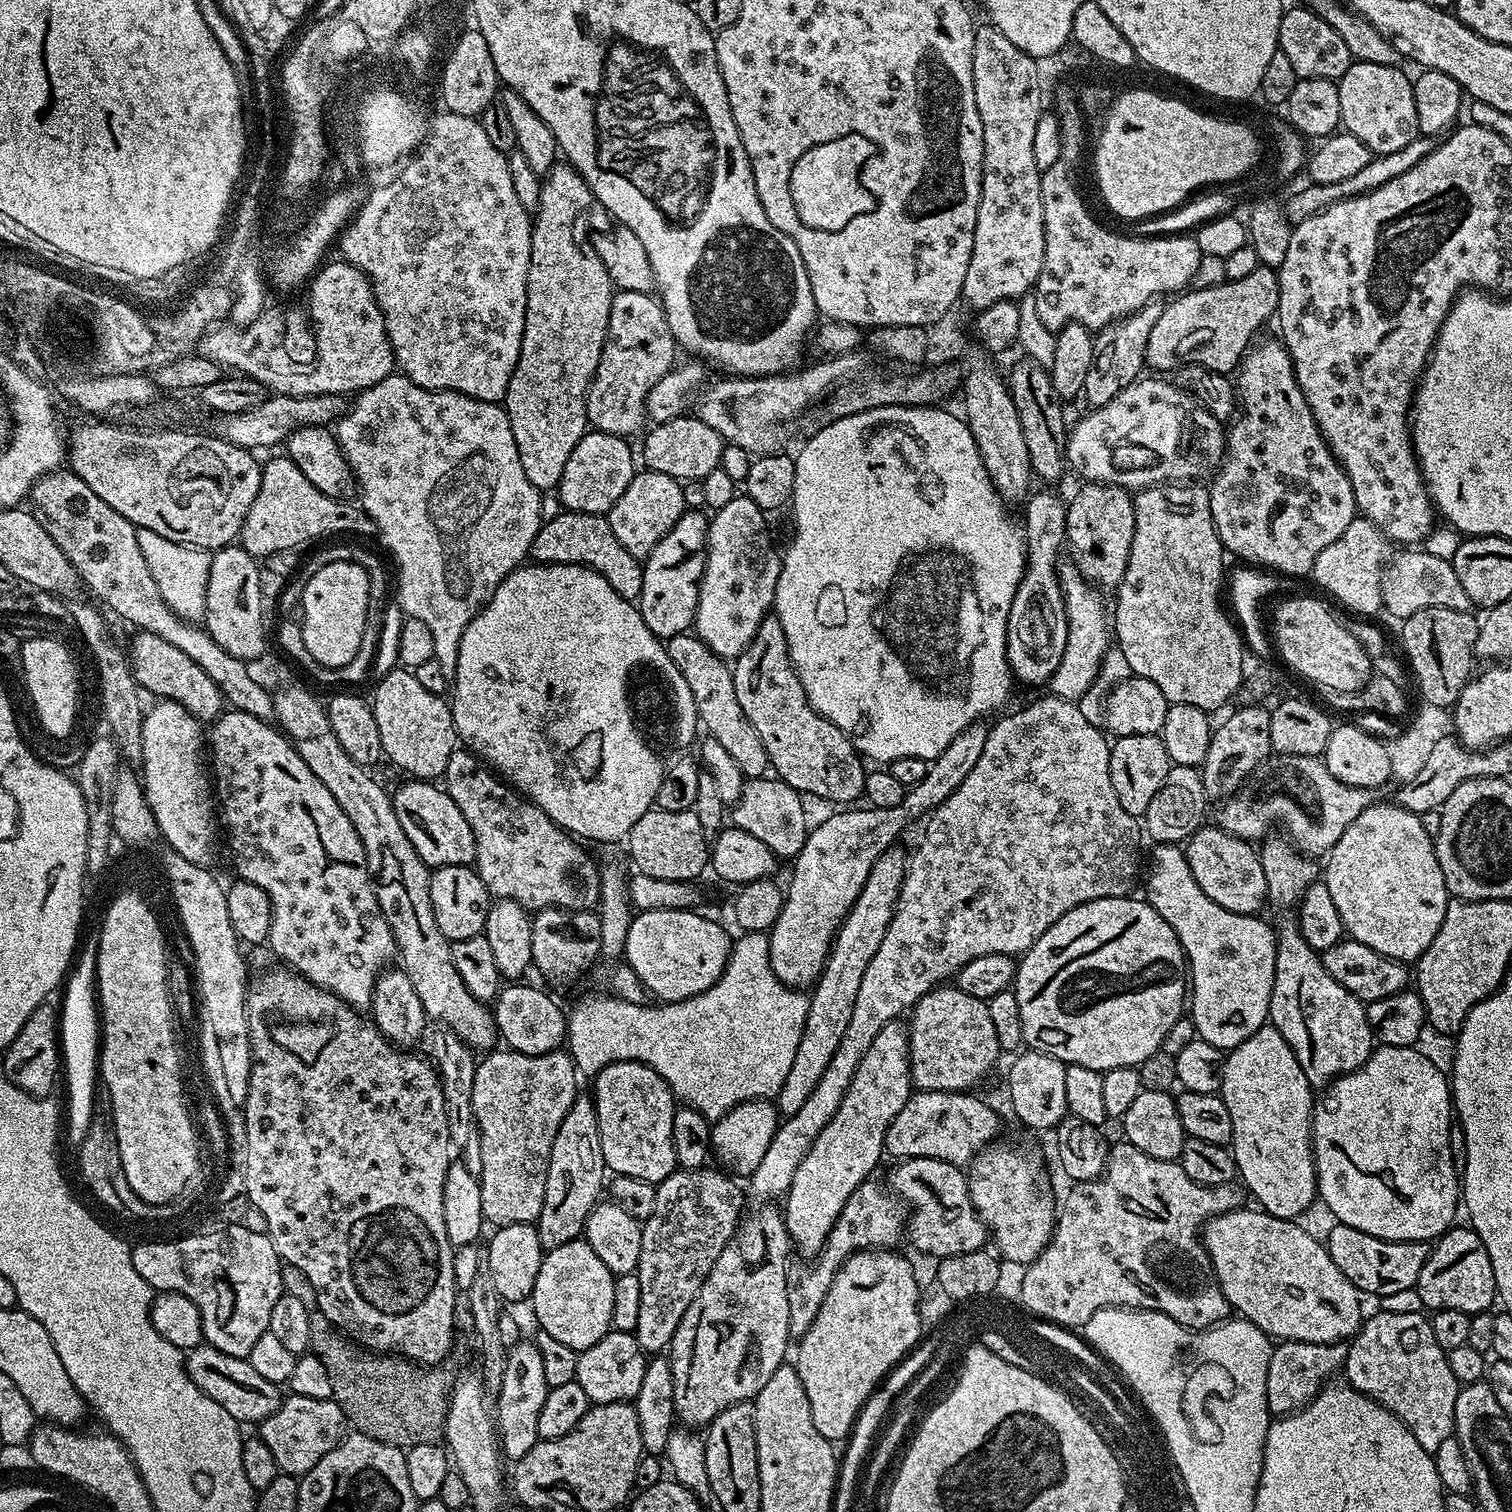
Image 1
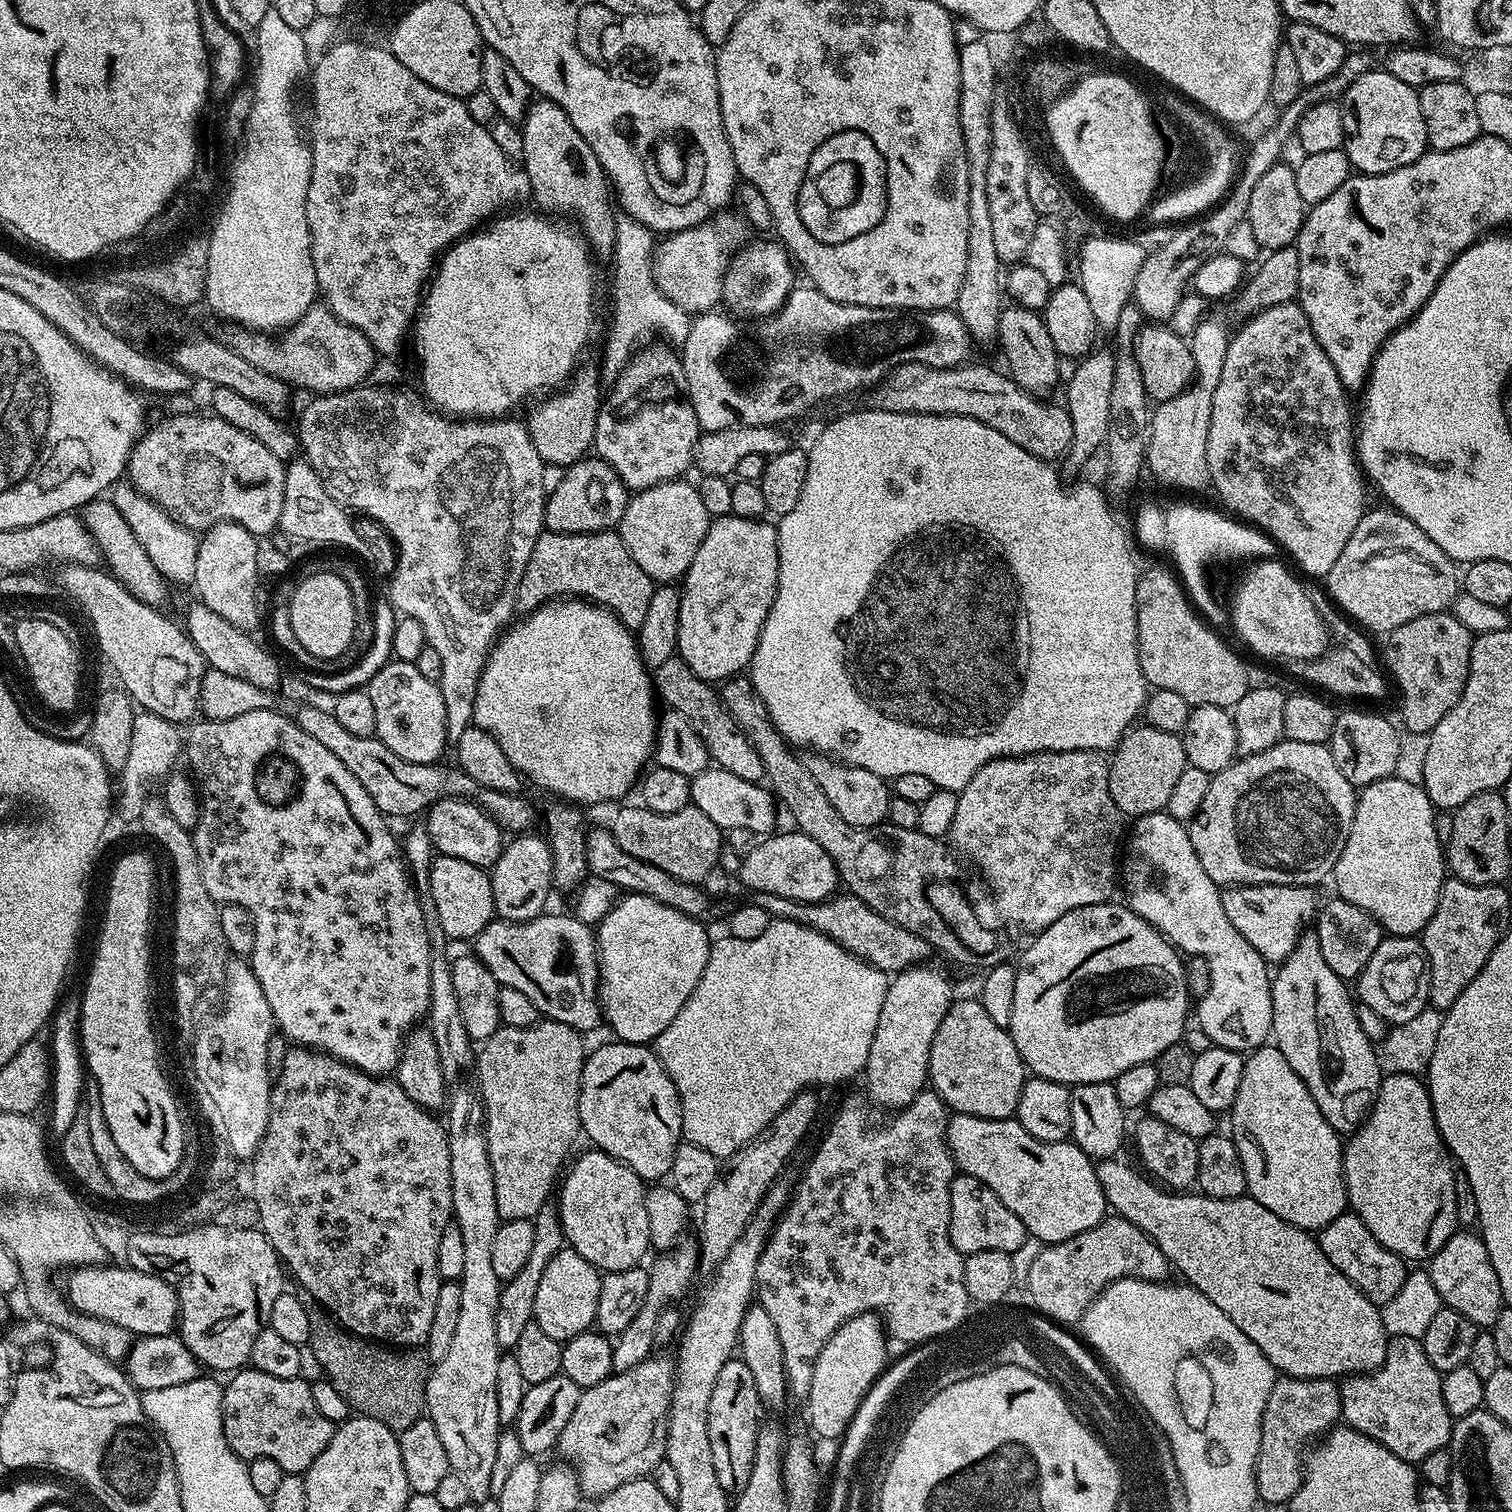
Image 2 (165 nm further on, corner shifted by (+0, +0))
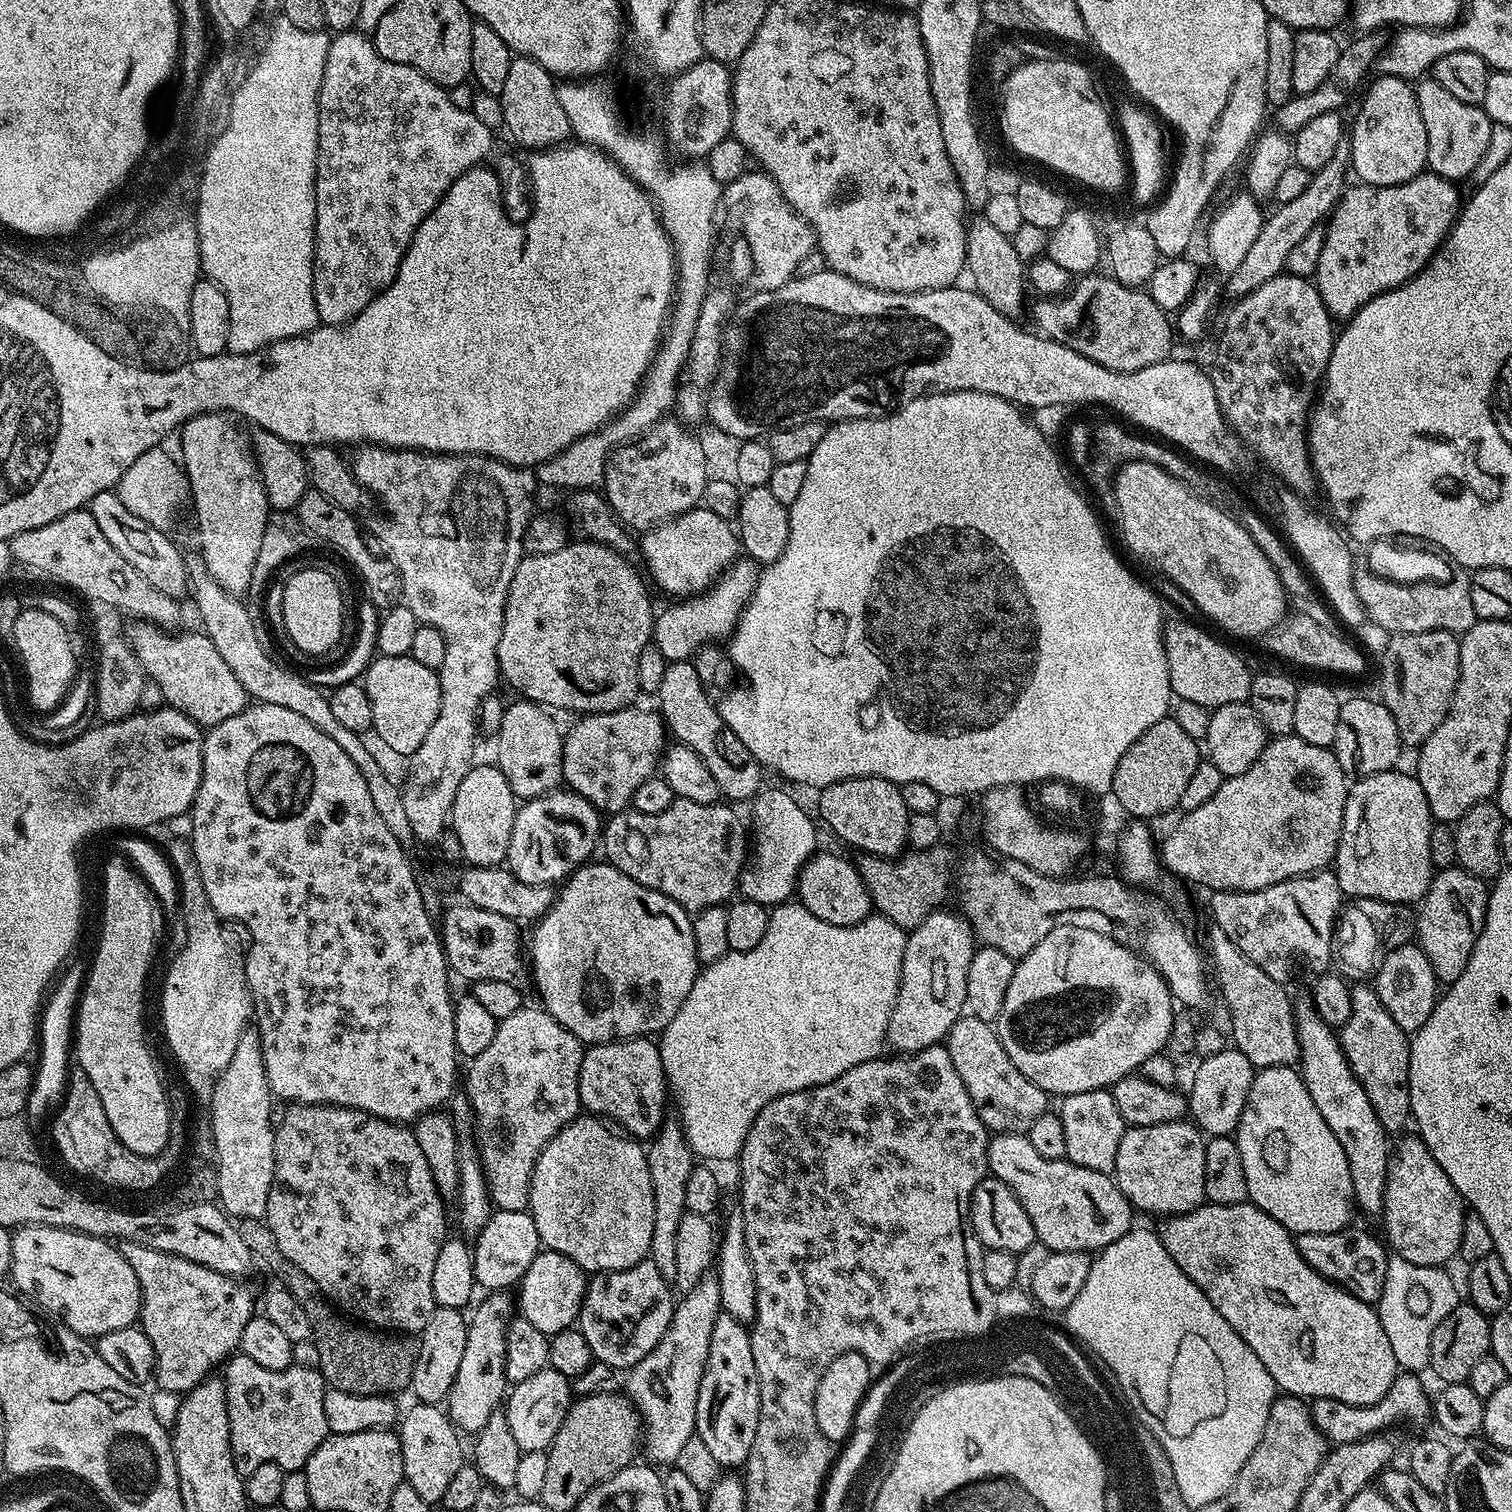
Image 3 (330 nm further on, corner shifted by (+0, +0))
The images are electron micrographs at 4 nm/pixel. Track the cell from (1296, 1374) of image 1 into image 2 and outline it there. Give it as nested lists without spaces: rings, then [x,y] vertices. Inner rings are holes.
[[[1286,1375],[1276,1379],[1270,1390],[1270,1398],[1266,1398],[1266,1410],[1262,1414],[1262,1442],[1258,1446],[1256,1459],[1256,1494],[1263,1503],[1265,1500],[1268,1504],[1287,1505],[1291,1501],[1292,1495],[1304,1481],[1304,1443],[1311,1436],[1319,1437],[1337,1427],[1340,1419],[1340,1386],[1335,1379],[1298,1380]]]

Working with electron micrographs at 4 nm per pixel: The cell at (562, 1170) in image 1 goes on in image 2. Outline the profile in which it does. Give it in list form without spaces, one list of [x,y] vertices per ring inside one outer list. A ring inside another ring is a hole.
[[[546,1206],[538,1210],[538,1214],[532,1220],[534,1226],[534,1247],[530,1249],[530,1258],[514,1278],[510,1278],[500,1289],[500,1301],[497,1306],[497,1342],[501,1349],[515,1349],[522,1330],[533,1323],[534,1298],[538,1298],[538,1282],[542,1282],[542,1274],[546,1266],[550,1266],[550,1258],[558,1254],[566,1247],[562,1222],[559,1211],[555,1207]]]

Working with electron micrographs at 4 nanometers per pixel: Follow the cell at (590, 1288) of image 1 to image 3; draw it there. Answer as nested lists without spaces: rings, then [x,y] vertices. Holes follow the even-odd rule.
[[[540,1251],[530,1262],[530,1270],[520,1280],[518,1293],[518,1312],[526,1322],[538,1326],[547,1337],[573,1327],[580,1319],[580,1307],[584,1301],[586,1273],[570,1258],[557,1252]]]

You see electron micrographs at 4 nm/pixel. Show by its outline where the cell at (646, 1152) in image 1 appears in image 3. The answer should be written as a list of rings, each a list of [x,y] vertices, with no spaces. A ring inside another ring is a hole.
[[[651,1039],[614,1040],[611,1044],[593,1044],[585,1051],[580,1067],[580,1103],[589,1113],[607,1118],[613,1125],[621,1124],[616,1126],[633,1138],[651,1138],[666,1119],[664,1103],[669,1100],[670,1087],[664,1077],[660,1049]]]

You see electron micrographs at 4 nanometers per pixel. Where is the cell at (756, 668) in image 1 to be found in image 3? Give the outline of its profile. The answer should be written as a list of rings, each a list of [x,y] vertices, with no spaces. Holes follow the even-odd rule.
[[[877,776],[843,780],[819,789],[820,816],[824,824],[844,844],[857,848],[857,853],[895,858],[905,851],[908,839],[909,812],[902,802],[900,785]]]

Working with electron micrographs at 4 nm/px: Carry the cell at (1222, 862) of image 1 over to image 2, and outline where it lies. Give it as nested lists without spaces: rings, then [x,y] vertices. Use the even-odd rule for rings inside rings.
[[[1246,884],[1225,887],[1220,893],[1220,901],[1226,918],[1230,918],[1230,926],[1258,950],[1263,960],[1276,966],[1296,948],[1300,933],[1307,925],[1304,923],[1315,917],[1318,911],[1316,891],[1312,886],[1294,884]]]

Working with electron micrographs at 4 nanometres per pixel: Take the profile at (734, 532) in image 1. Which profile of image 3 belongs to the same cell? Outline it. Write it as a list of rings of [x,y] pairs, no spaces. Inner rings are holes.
[[[748,558],[737,559],[737,561],[715,581],[707,592],[674,602],[672,603],[674,605],[668,607],[662,613],[659,611],[653,621],[652,627],[652,642],[656,645],[656,649],[658,649],[663,657],[666,657],[669,663],[672,663],[678,660],[691,659],[697,649],[704,647],[704,645],[720,642],[722,638],[727,639],[731,637],[745,606],[748,604],[749,598],[752,597],[753,590],[756,588],[759,573],[755,561]]]

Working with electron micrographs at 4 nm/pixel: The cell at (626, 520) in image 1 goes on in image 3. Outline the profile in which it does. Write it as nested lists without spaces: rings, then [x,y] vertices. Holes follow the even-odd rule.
[[[697,506],[684,512],[672,520],[648,529],[643,533],[640,552],[644,555],[644,564],[648,567],[647,575],[656,582],[664,592],[669,592],[672,598],[687,598],[707,592],[721,575],[723,575],[738,559],[738,532],[729,521],[718,518],[710,509]]]

